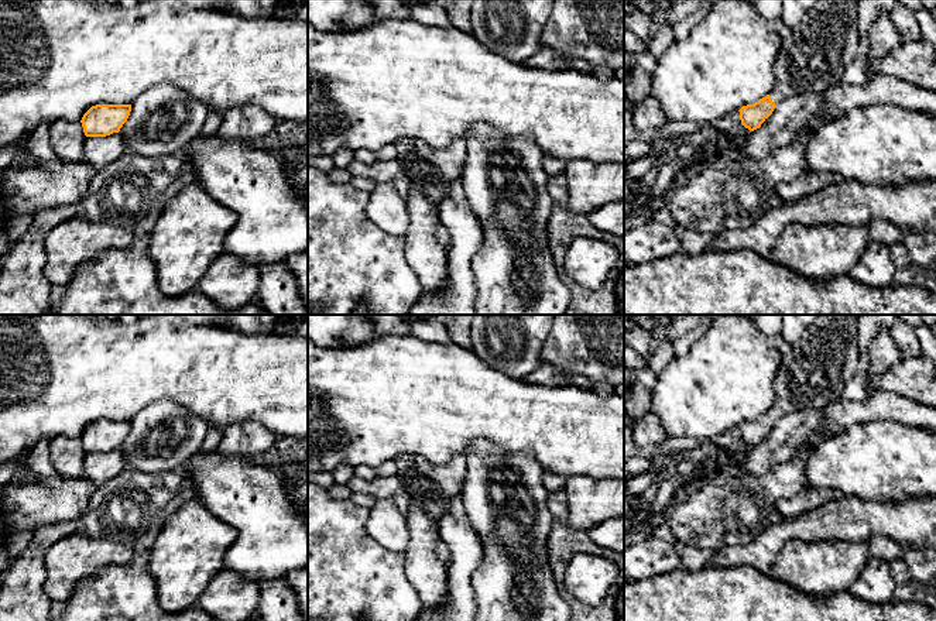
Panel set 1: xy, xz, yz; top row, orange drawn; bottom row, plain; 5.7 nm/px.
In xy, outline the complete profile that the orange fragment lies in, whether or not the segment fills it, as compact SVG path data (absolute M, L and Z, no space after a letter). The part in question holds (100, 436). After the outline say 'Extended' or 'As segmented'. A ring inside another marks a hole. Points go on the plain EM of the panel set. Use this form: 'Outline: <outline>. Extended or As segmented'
Outline: M96 421L82 433L80 439L86 453L106 453L119 449L127 438L131 421Z. As segmented

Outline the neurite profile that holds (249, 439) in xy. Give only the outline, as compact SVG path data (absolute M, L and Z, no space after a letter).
M243 422L229 426L217 446L217 452L227 457L258 459L270 450L278 436L257 422Z

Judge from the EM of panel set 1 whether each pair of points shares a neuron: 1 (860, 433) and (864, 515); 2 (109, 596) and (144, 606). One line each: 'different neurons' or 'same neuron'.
1: different neurons
2: same neuron

